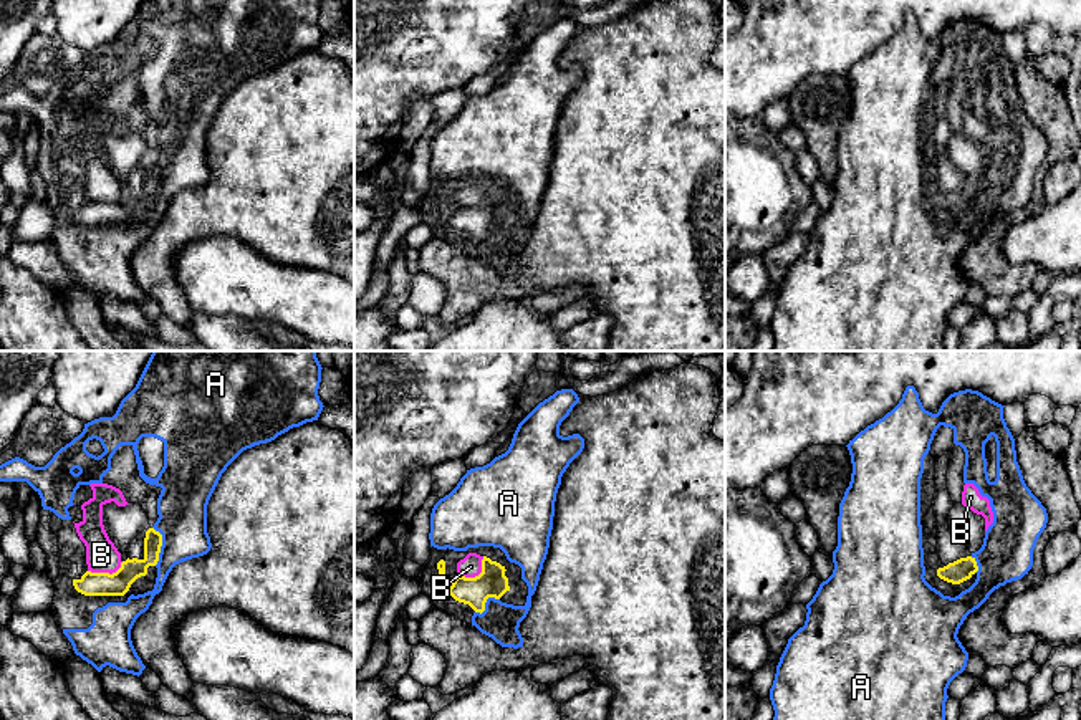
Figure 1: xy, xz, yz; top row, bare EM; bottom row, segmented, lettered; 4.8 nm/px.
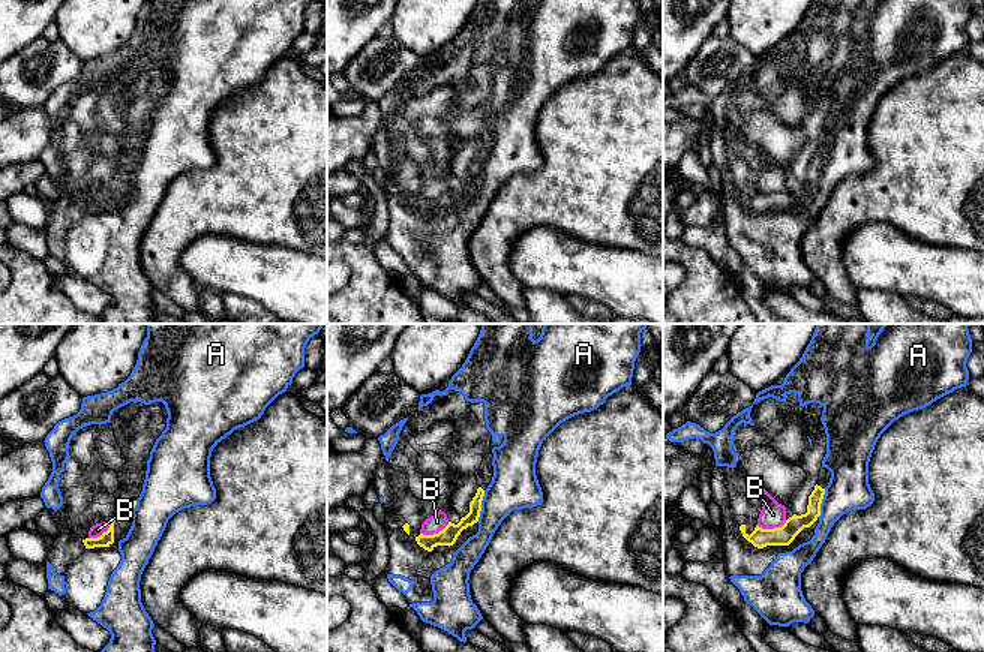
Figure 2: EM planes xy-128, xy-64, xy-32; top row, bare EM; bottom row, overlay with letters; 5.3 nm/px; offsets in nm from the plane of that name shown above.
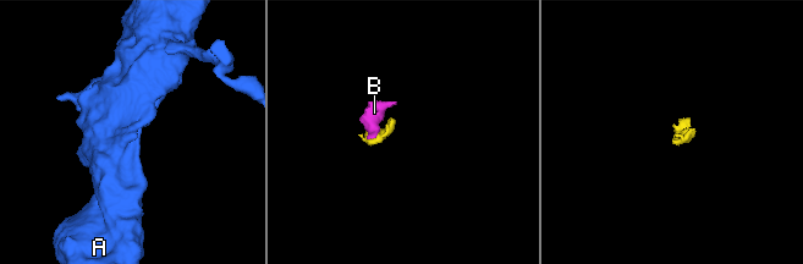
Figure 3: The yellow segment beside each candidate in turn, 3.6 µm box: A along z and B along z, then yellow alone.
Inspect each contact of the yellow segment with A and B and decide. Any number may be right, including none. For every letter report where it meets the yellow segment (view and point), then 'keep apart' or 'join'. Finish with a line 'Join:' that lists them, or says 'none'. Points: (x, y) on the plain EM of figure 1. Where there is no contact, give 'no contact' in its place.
A: xy (161, 174) | join
B: xy (106, 202) | join
Join: A, B

